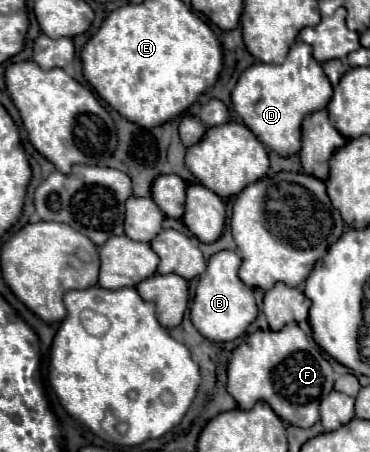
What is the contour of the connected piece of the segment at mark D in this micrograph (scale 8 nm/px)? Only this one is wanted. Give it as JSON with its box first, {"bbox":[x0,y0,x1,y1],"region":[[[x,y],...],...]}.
{"bbox":[232,41,332,157],"region":[[[296,41],[282,65],[254,63],[240,75],[232,91],[232,107],[264,147],[280,157],[294,157],[300,153],[300,129],[304,117],[326,109],[330,97],[332,85],[324,75],[322,65],[314,61],[310,45]]]}

